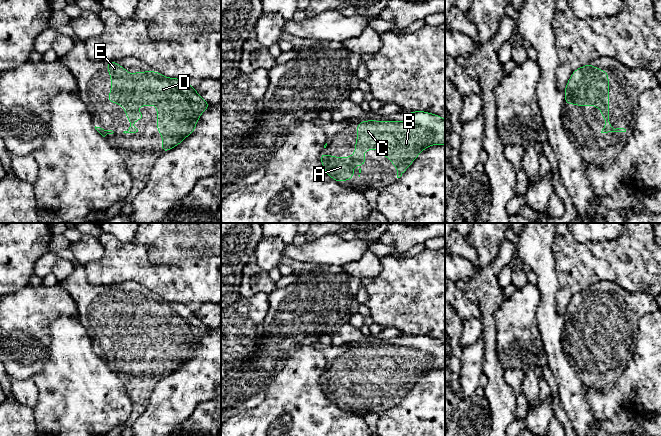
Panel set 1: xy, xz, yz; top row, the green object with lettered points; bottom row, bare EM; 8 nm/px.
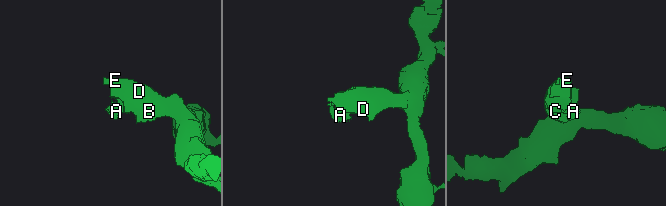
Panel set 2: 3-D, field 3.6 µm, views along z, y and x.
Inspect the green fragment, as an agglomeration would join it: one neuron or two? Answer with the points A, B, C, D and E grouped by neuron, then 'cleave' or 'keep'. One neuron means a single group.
A B C D E; keep

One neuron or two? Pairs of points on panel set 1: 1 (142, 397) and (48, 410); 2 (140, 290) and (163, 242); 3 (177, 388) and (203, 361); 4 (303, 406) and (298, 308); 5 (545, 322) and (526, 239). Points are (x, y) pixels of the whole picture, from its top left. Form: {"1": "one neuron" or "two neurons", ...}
{"1": "two neurons", "2": "two neurons", "3": "one neuron", "4": "two neurons", "5": "one neuron"}

